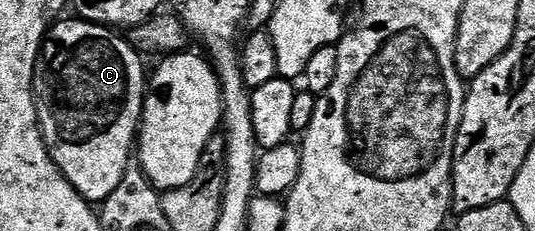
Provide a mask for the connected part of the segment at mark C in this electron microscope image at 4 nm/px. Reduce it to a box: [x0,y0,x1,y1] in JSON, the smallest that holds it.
[31,17,145,205]

